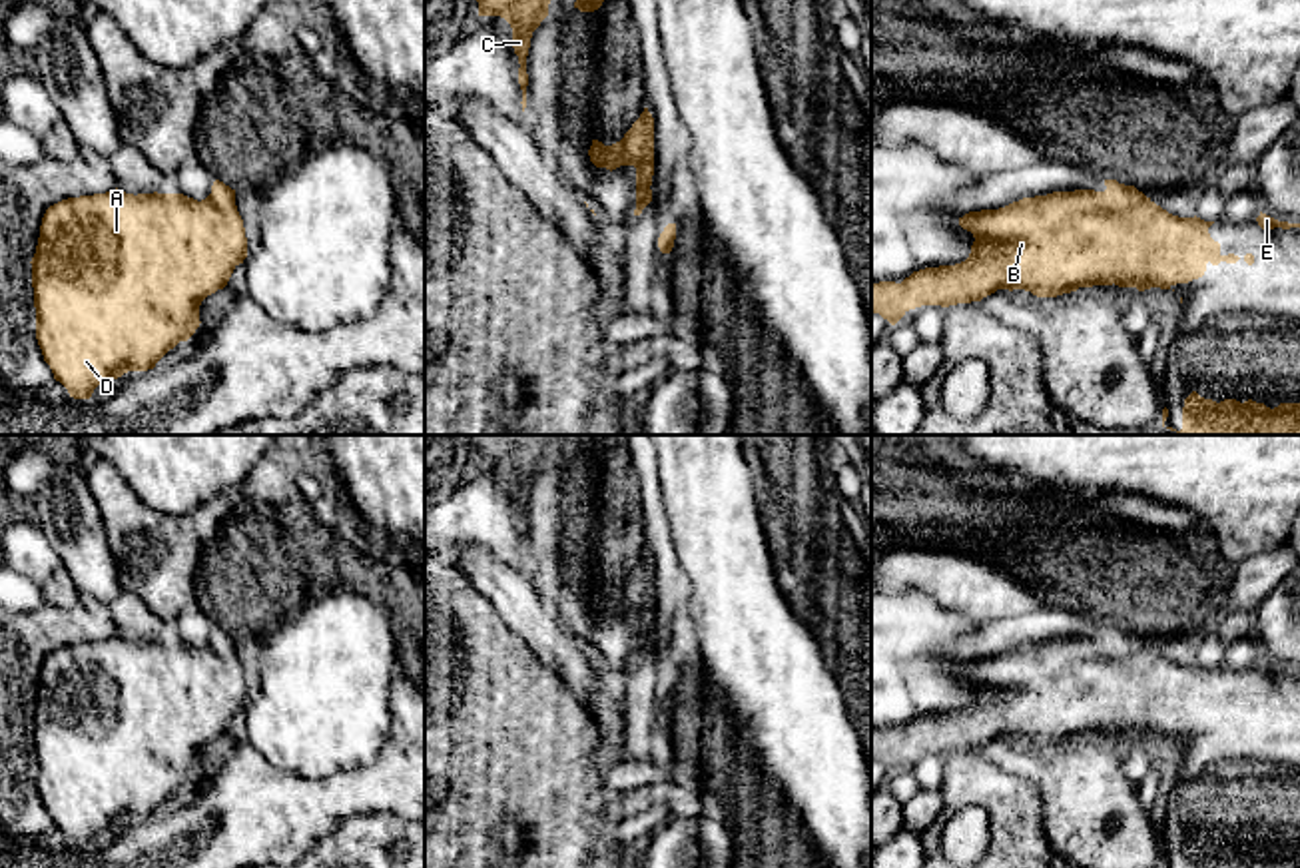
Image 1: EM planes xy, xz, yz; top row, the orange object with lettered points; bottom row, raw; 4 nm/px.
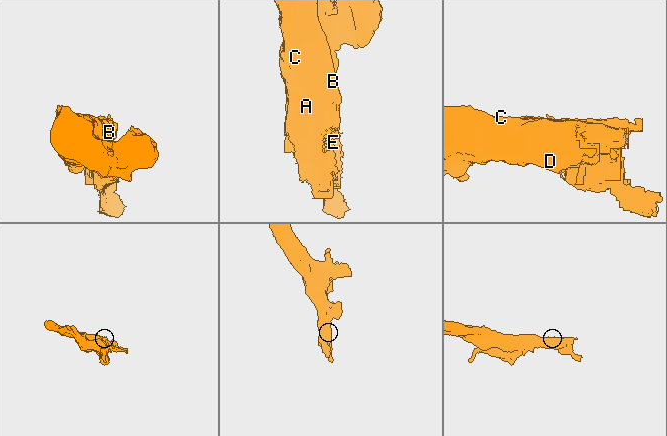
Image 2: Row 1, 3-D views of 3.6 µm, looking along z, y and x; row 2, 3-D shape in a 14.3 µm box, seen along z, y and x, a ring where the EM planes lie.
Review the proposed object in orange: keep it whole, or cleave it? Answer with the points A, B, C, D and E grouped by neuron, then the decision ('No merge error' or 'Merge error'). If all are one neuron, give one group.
Groups: A B C D E. No merge error

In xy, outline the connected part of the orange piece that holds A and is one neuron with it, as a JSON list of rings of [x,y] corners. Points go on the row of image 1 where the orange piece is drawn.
[[[215,180],[211,194],[197,202],[183,194],[126,194],[122,190],[112,190],[106,194],[68,198],[50,206],[42,217],[40,237],[36,253],[32,257],[32,287],[34,287],[34,307],[36,307],[36,339],[42,349],[44,361],[50,365],[54,379],[60,381],[70,397],[90,399],[94,389],[108,379],[118,379],[128,371],[148,371],[173,349],[179,341],[187,341],[199,327],[199,305],[201,301],[223,289],[233,273],[233,269],[247,257],[247,237],[243,219],[235,206],[235,190]]]

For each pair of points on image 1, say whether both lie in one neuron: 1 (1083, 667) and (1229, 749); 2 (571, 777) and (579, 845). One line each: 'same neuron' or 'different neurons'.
1: same neuron
2: same neuron

